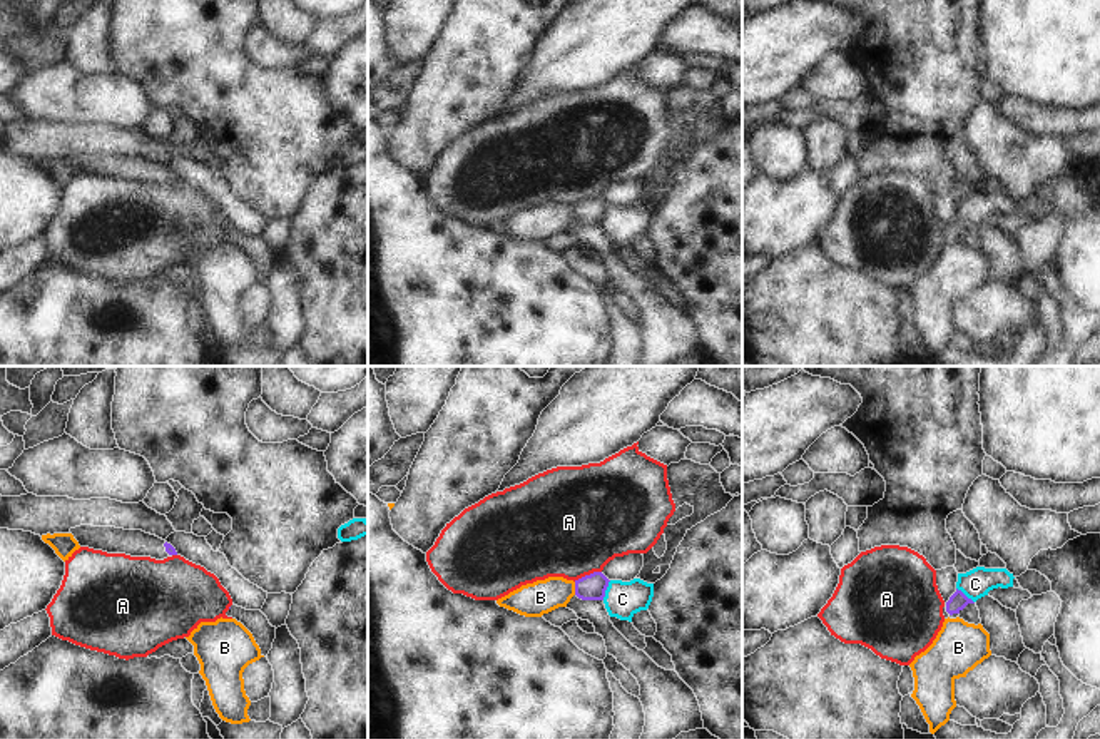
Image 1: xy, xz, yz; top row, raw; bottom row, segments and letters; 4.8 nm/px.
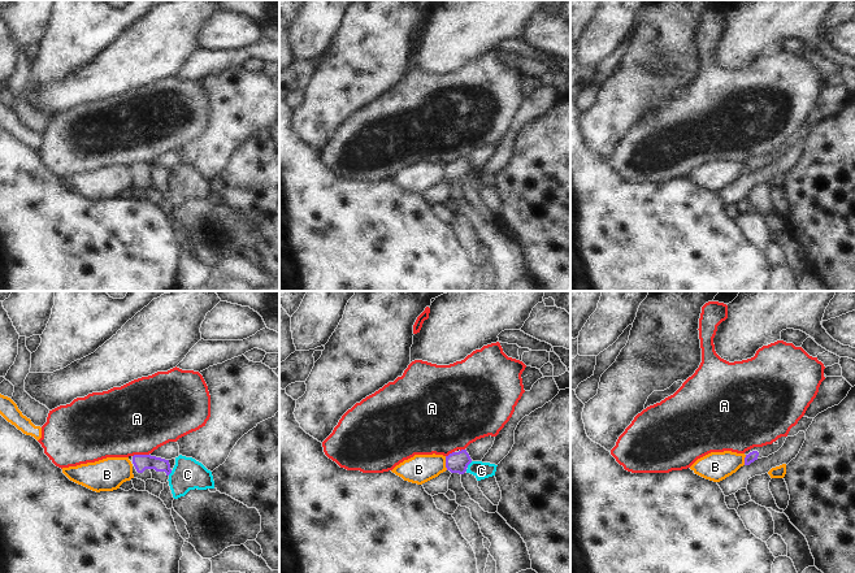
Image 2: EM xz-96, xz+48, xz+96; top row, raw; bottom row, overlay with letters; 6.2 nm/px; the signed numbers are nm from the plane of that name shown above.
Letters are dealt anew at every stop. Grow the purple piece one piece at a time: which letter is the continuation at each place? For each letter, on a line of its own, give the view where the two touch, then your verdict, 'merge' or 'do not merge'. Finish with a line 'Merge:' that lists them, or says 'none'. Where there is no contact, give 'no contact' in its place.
A: contact in xz; do not merge
B: contact in xz; do not merge
C: contact in xz; do not merge
Merge: none

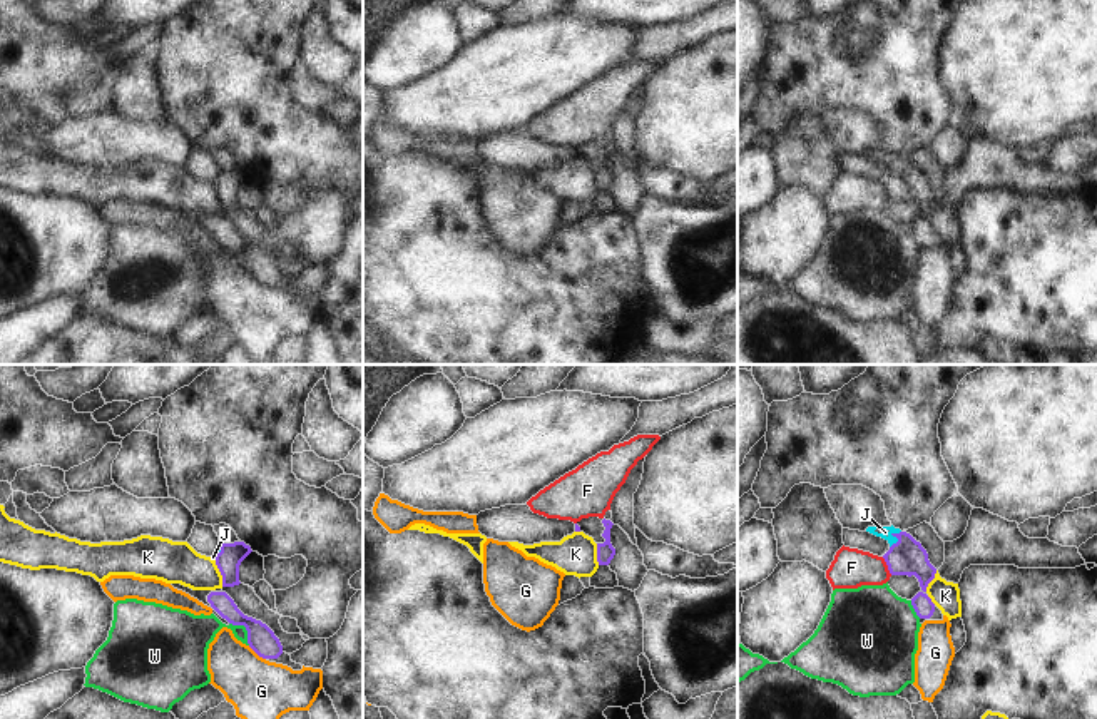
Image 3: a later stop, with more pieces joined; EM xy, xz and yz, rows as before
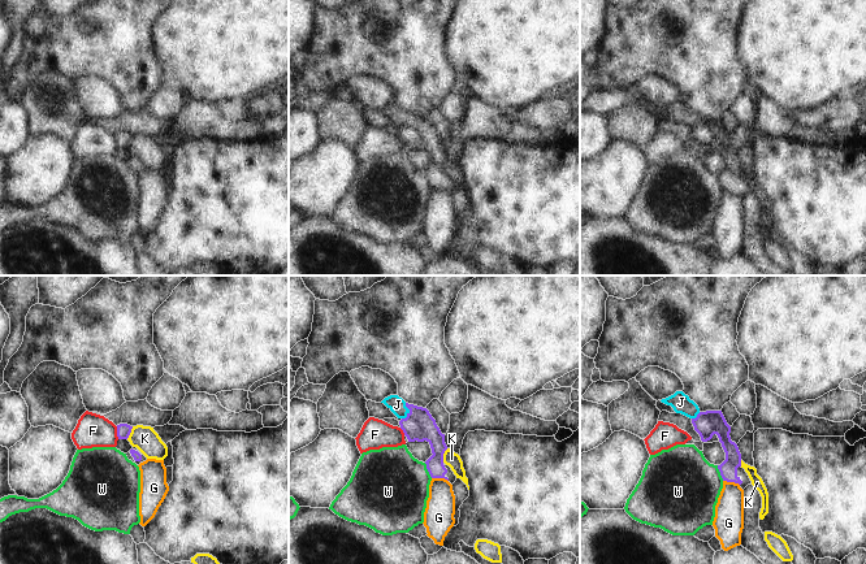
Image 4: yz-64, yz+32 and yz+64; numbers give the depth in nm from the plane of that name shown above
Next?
F: contact in yz; do not merge
G: contact in xy; do not merge
J: contact in yz; merge
K: contact in xy; do not merge
W: contact in xy; do not merge
Merge: J

